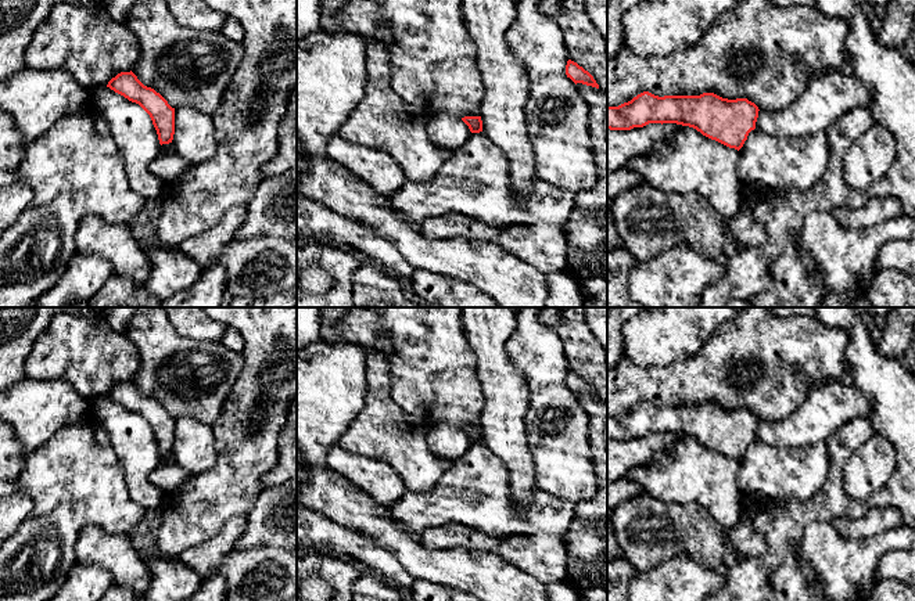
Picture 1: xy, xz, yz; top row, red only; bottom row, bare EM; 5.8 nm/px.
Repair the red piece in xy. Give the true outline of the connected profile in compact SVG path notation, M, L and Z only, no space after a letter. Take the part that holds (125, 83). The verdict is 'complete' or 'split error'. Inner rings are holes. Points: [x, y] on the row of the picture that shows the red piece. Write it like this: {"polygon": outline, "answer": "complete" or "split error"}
{"polygon": "M121 72L112 78L107 87L139 104L151 118L159 144L169 144L175 134L175 108L154 89L144 86L130 72Z", "answer": "complete"}

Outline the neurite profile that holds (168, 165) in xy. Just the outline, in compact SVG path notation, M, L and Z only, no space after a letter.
M162 144L158 155L150 165L150 172L165 184L176 180L182 173L187 172L195 163L186 161L175 150L173 144Z

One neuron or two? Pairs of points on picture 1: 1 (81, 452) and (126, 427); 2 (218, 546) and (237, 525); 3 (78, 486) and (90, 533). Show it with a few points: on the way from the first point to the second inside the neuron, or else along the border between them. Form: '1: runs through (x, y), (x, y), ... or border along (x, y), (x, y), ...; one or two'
1: border along (96, 420), (106, 429), (114, 453), (124, 465); two
2: runs through (223, 540), (232, 531); one
3: border along (119, 532), (86, 524), (79, 531), (75, 555); two

